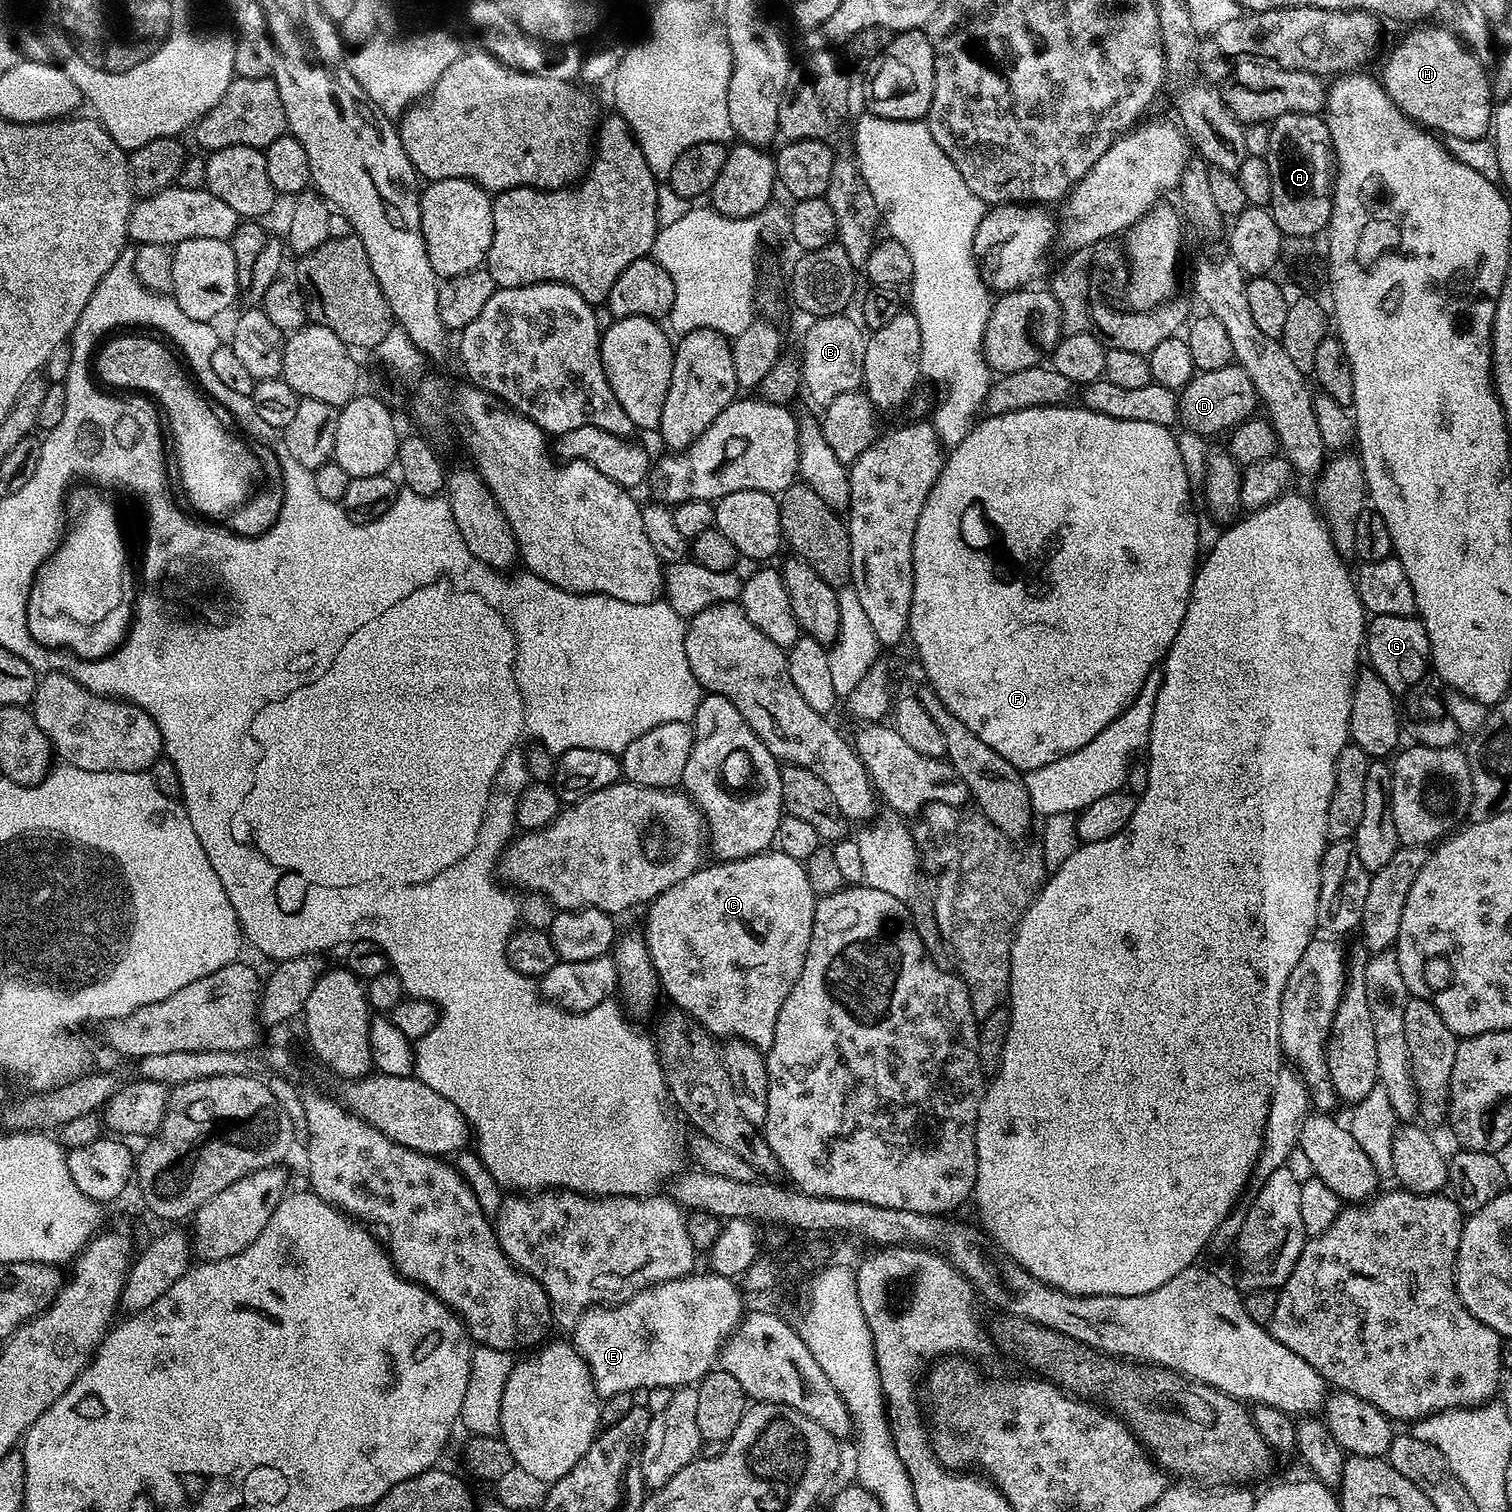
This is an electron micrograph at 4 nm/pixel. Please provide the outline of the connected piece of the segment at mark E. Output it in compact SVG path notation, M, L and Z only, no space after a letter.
M704 1270L701 1276L683 1276L681 1280L667 1280L643 1288L620 1304L587 1308L580 1315L576 1327L571 1329L570 1340L580 1357L587 1362L596 1393L602 1398L623 1392L636 1394L639 1393L639 1388L647 1390L666 1386L675 1390L695 1386L713 1371L720 1349L724 1347L732 1331L739 1326L746 1312L743 1298L745 1299L733 1277Z

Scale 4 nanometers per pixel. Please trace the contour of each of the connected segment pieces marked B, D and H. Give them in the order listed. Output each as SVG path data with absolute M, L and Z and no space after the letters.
M841 314L813 319L804 336L804 356L799 357L802 388L819 406L834 402L838 394L857 391L864 382L866 336L855 319L847 320L846 317Z
M1235 362L1222 366L1222 370L1197 371L1191 382L1179 389L1178 395L1180 398L1179 423L1185 429L1205 438L1218 435L1223 428L1231 430L1237 424L1242 424L1257 415L1258 397L1254 390L1254 382L1250 382L1246 370L1242 370Z
M1427 24L1413 27L1413 32L1389 50L1378 79L1391 100L1417 124L1444 132L1445 137L1483 140L1489 135L1494 115L1489 73L1484 73L1479 57L1450 29Z

